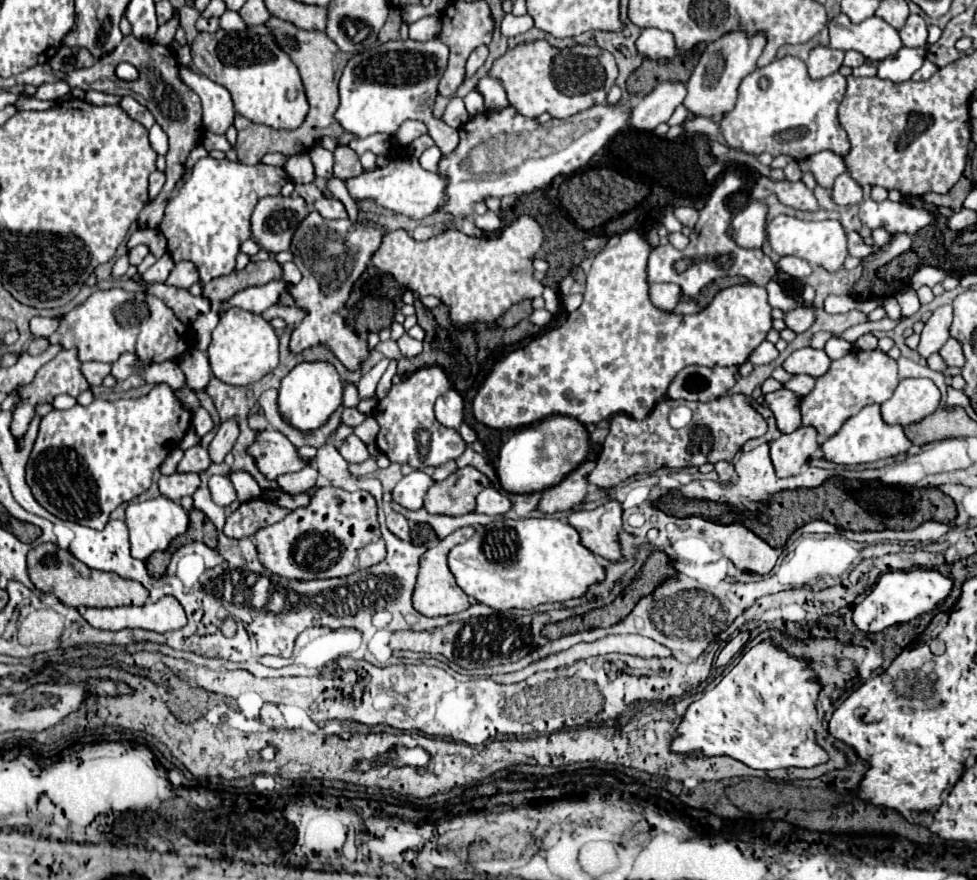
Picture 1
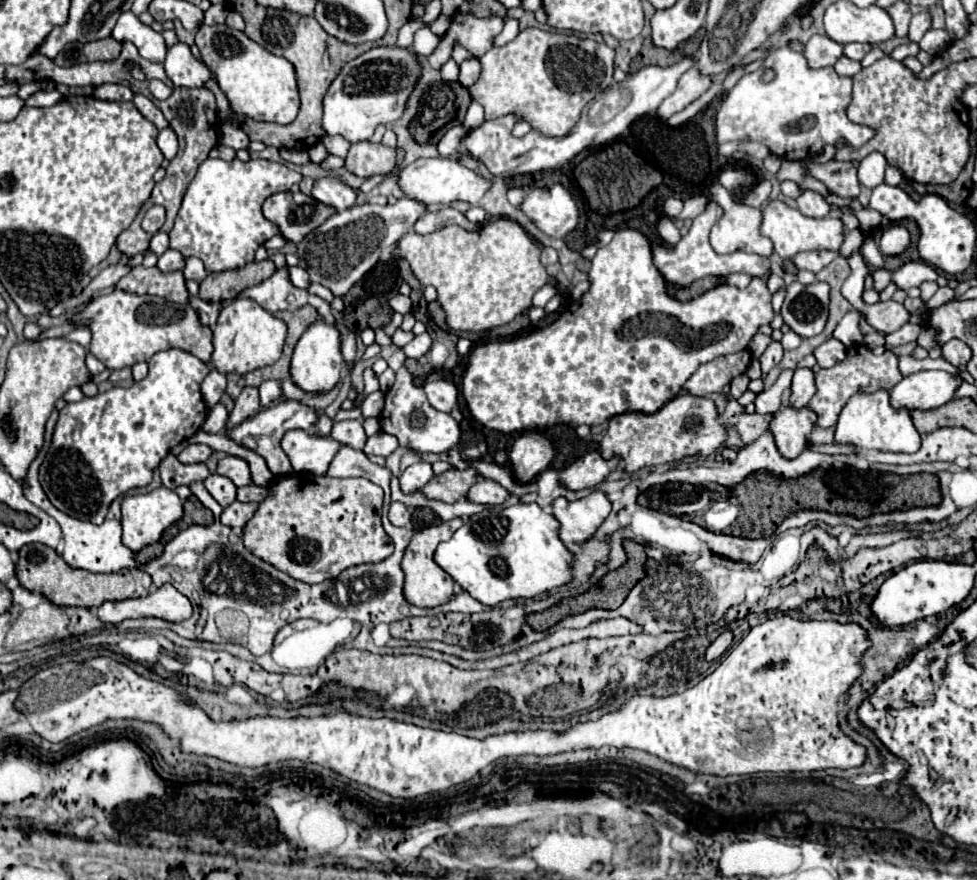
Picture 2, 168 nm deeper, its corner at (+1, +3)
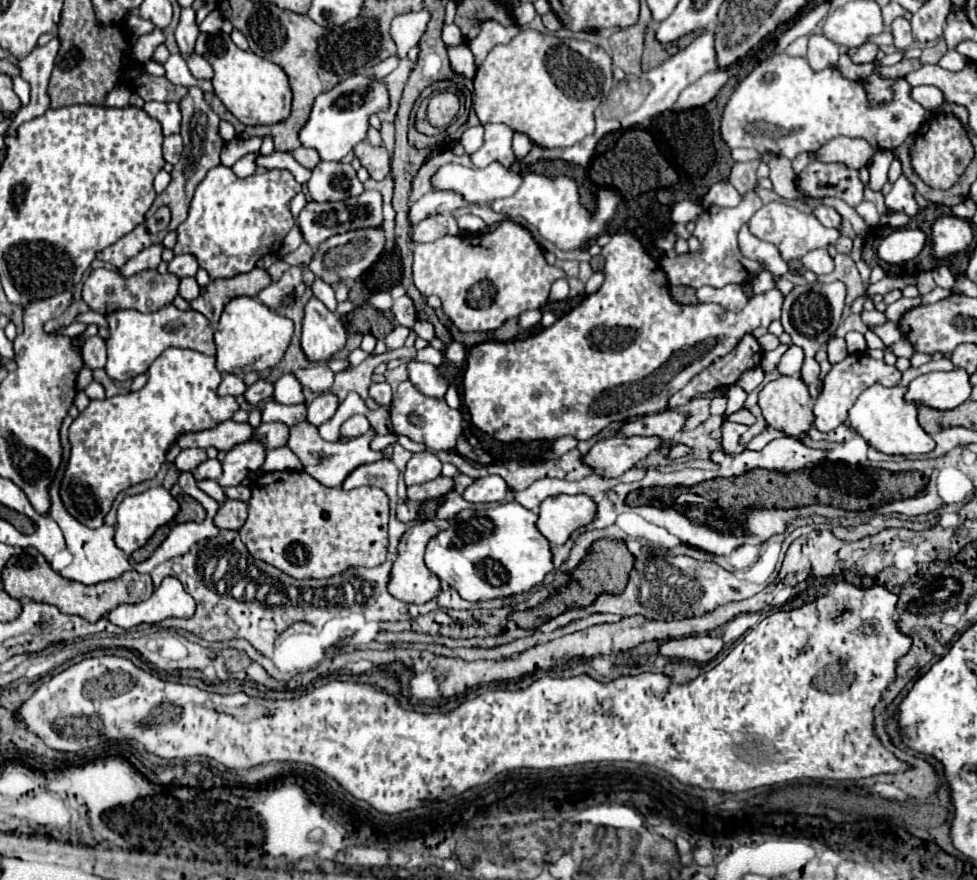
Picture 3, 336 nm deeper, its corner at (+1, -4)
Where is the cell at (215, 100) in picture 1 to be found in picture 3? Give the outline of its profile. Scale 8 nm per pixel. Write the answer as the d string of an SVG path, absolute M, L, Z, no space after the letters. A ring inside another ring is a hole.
M183 8L179 26L177 26L177 30L175 30L177 46L179 46L179 52L181 52L181 58L183 58L183 60L189 60L189 58L191 58L197 34L199 34L199 28L197 28L197 24L195 24L195 10L193 10L193 8Z

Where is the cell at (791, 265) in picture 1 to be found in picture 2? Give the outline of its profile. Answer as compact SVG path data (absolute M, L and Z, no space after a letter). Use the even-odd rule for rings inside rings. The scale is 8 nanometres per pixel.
M801 251L793 257L793 261L795 261L797 269L809 269L813 273L819 273L835 257L837 257L835 251Z

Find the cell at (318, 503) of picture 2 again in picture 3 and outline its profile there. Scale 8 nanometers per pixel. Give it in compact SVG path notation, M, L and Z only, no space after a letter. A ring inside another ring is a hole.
M265 472L251 490L249 516L239 534L253 558L299 580L331 578L347 568L385 562L389 498L381 488L327 488L307 472Z

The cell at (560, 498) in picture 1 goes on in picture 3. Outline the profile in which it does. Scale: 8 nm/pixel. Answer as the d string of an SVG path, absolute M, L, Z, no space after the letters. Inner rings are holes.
M613 436L597 442L589 454L583 456L583 462L603 478L617 478L633 468L639 460L647 458L649 452L653 452L657 446L657 438Z

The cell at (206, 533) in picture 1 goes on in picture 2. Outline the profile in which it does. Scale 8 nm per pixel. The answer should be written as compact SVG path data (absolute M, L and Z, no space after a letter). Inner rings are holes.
M189 495L187 501L183 503L183 507L185 507L183 517L181 517L177 523L173 523L171 527L165 529L165 533L163 533L163 537L161 537L161 543L167 543L167 541L173 539L181 529L185 529L185 527L189 527L189 525L195 525L195 523L199 523L199 525L209 525L209 523L213 523L213 513L211 513L195 495Z

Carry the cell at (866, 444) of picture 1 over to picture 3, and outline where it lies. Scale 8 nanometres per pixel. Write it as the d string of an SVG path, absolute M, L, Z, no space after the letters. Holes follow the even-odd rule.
M869 386L867 390L861 392L861 396L857 398L857 402L851 406L849 410L849 426L863 436L863 440L883 452L883 454L901 454L901 456L909 456L909 454L929 454L935 448L933 438L919 426L917 422L917 406L913 402L905 402L903 394L905 394L905 386L893 386L893 388L885 388L885 386Z

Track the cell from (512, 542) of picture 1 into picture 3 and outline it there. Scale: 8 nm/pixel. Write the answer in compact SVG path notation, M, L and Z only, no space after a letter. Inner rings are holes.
M517 502L499 504L489 510L477 506L463 510L447 530L427 544L425 564L469 602L529 592L555 570L551 546L537 530L537 514Z

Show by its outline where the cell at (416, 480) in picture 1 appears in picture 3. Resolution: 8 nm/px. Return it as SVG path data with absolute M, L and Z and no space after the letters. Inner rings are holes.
M419 452L413 454L413 458L407 462L405 470L405 484L415 486L415 484L425 484L441 474L441 462L433 452Z

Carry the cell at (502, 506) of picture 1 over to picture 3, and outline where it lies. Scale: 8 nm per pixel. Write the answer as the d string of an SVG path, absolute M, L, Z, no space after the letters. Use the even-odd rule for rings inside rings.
M487 476L475 480L463 494L467 502L485 504L485 502L503 502L507 498L507 484L501 476Z

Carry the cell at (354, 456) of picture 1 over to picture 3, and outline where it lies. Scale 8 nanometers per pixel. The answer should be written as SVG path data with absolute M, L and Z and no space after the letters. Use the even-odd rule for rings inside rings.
M357 414L357 416L351 416L347 422L343 422L343 426L341 426L341 436L345 436L345 438L355 438L355 436L361 436L361 434L365 434L367 430L369 430L369 420L365 418L365 416L361 416L361 414Z

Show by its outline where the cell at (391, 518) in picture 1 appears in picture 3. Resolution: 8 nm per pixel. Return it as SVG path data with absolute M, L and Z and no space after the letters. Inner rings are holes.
M405 502L397 506L397 520L399 522L413 522L418 520L418 508L410 502Z

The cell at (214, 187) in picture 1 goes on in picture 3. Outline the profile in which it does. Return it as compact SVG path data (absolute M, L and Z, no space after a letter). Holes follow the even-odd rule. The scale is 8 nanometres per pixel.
M219 164L207 172L203 182L197 186L195 196L189 206L187 220L177 228L175 254L193 254L201 268L209 272L209 278L233 278L237 274L249 272L255 268L257 260L265 254L277 254L283 238L295 226L295 218L289 210L289 204L301 186L289 170L269 170L265 174L253 174L247 178L237 178L231 168Z

